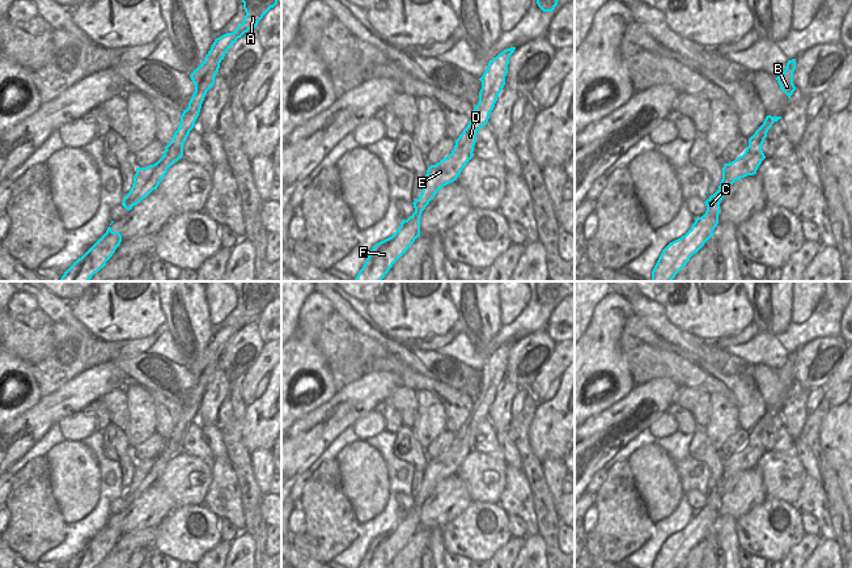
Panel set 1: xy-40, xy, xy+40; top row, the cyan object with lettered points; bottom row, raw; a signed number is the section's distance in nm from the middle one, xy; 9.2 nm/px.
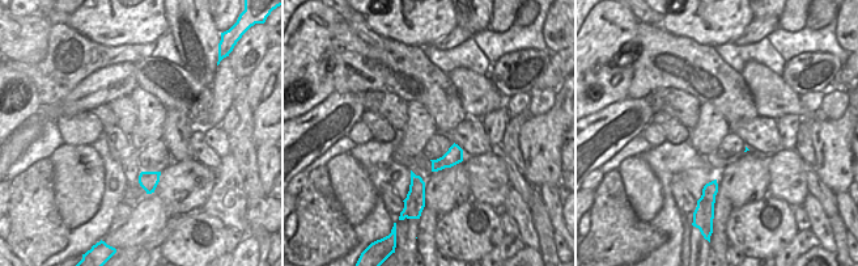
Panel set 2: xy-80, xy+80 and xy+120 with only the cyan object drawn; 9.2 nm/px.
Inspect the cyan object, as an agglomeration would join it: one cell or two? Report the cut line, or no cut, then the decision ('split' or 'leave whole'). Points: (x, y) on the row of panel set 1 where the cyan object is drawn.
xy+40 (704, 213), (707, 224), (712, 230) | split

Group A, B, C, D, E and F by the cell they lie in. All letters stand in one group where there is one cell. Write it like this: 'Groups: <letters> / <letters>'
Groups: A B D E F / C

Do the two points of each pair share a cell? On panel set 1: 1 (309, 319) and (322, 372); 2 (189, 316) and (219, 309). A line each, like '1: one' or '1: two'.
1: one
2: two

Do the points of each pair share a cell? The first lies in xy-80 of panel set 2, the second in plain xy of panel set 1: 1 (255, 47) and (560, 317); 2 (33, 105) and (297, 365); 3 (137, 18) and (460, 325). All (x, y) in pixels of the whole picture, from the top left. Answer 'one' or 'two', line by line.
1: two
2: one
3: two

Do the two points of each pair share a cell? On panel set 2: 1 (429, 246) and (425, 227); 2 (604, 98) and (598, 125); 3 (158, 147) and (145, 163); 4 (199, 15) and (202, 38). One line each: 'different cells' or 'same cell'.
1: same cell
2: different cells
3: same cell
4: same cell

